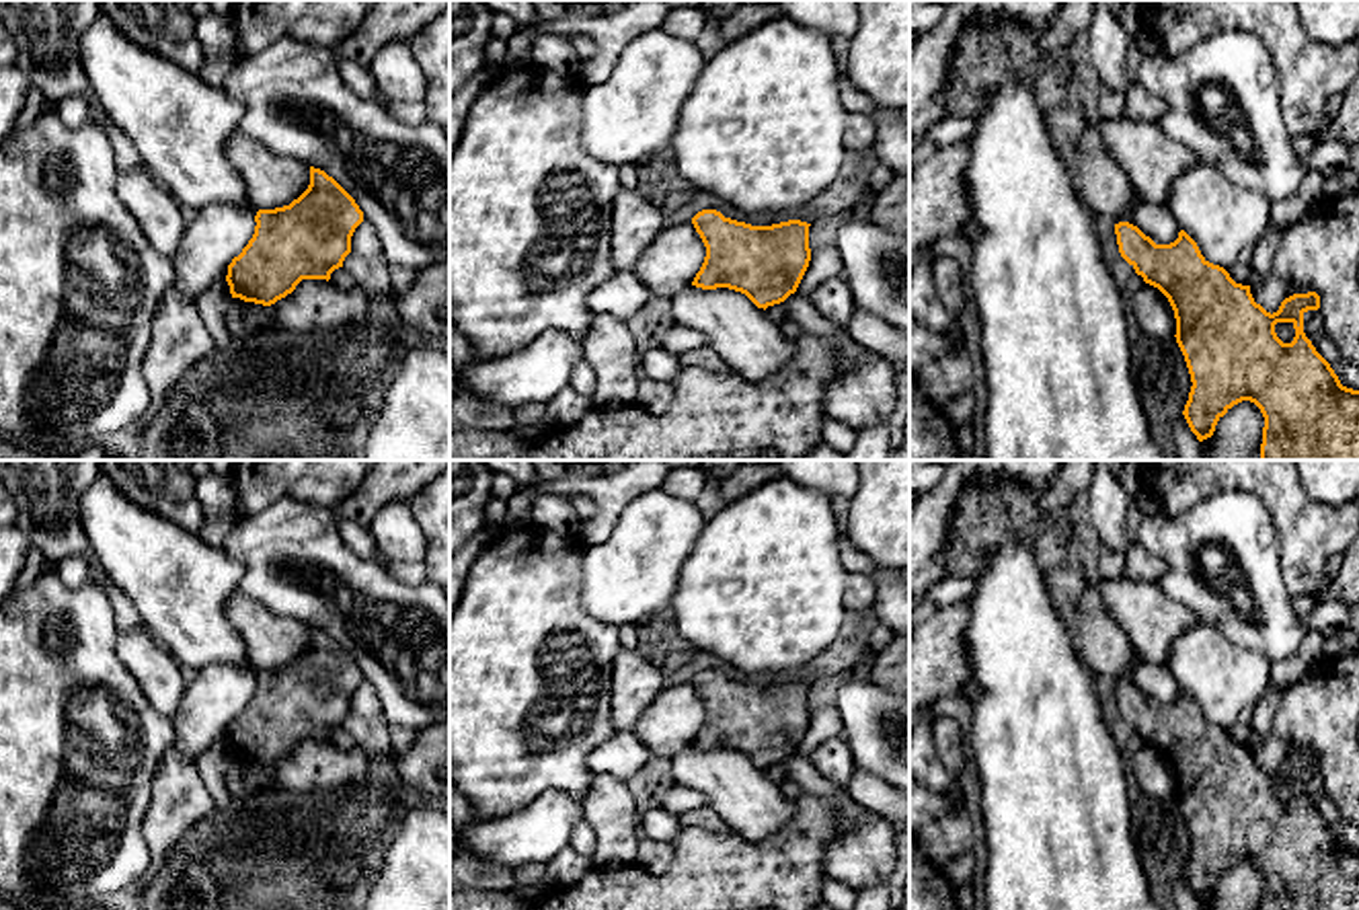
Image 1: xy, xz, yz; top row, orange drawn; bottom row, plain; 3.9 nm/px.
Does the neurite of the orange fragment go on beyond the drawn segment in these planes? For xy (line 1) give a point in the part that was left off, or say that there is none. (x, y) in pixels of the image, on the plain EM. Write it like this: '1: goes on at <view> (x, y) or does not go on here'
1: does not go on here

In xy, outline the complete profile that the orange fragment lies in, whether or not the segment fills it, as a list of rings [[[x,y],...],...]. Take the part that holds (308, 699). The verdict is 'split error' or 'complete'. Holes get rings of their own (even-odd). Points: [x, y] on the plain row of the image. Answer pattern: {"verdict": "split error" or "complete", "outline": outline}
{"verdict": "complete", "outline": [[[310,627],[308,649],[289,666],[259,670],[255,694],[228,725],[226,742],[232,758],[271,766],[296,750],[302,740],[331,740],[351,713],[351,696],[363,682],[355,659],[324,631]]]}

